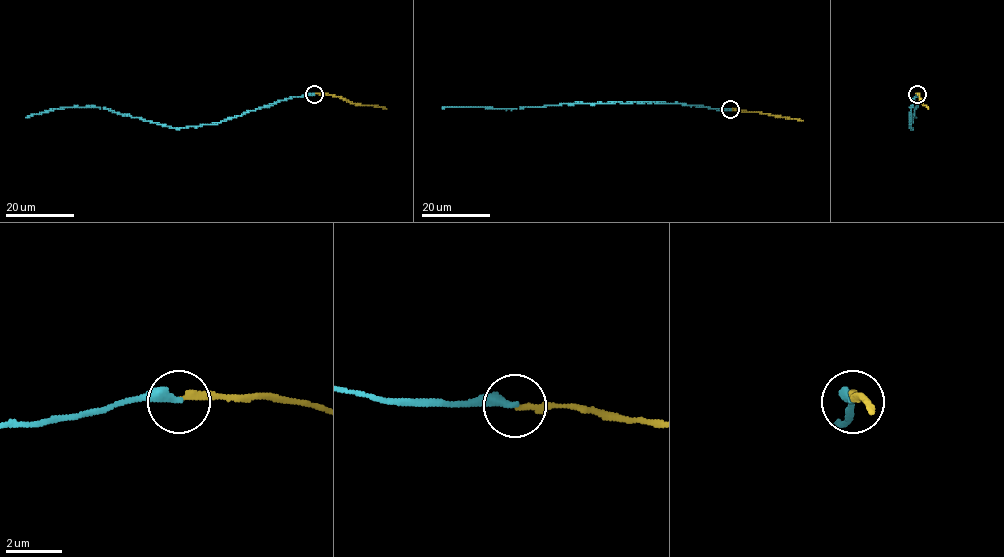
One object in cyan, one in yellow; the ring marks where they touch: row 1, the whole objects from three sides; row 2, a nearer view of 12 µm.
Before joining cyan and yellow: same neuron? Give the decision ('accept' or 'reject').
reject

